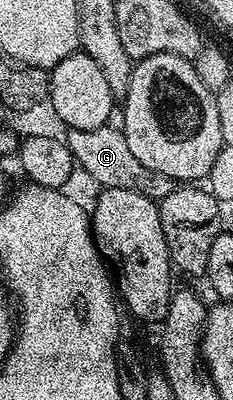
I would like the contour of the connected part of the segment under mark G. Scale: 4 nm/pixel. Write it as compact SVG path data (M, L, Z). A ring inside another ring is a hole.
M110 124L99 128L83 128L69 130L64 135L67 148L71 148L74 163L93 182L98 182L101 188L127 188L127 192L139 192L143 196L160 200L171 196L179 183L171 176L163 176L163 172L154 172L152 168L143 168L143 163L131 152L131 147L125 139L124 129L115 128Z

